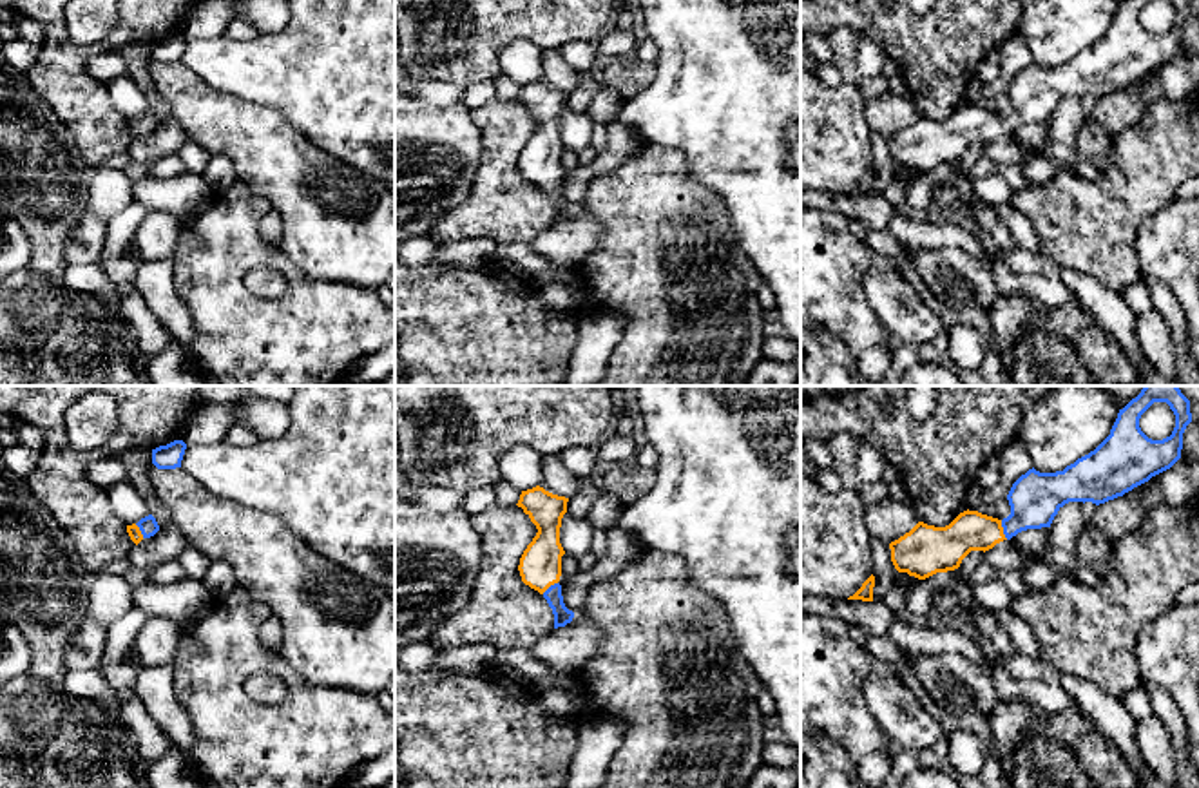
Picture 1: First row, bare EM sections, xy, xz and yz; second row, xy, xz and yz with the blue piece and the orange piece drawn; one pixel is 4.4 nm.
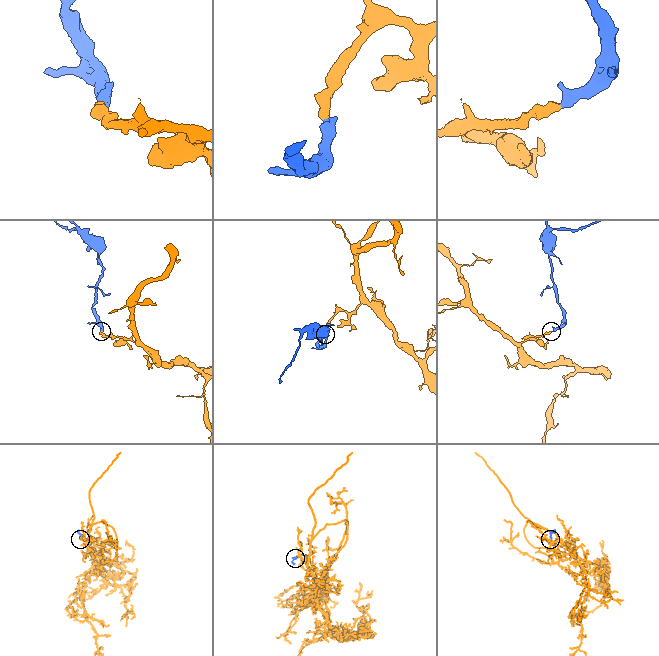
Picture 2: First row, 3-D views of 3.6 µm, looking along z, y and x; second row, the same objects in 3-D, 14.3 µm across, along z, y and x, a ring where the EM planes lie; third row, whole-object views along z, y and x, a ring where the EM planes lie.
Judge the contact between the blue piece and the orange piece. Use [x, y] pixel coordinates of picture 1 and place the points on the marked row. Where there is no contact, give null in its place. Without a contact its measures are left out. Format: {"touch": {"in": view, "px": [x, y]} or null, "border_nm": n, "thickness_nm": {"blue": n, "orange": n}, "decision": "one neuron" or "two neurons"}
{"touch": {"in": "yz", "px": [1004, 529]}, "border_nm": 90, "thickness_nm": {"blue": 240, "orange": 180}, "decision": "one neuron"}

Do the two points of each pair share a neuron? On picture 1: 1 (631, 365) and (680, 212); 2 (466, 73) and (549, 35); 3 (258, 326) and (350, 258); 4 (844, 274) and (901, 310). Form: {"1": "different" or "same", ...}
{"1": "same", "2": "same", "3": "different", "4": "different"}

